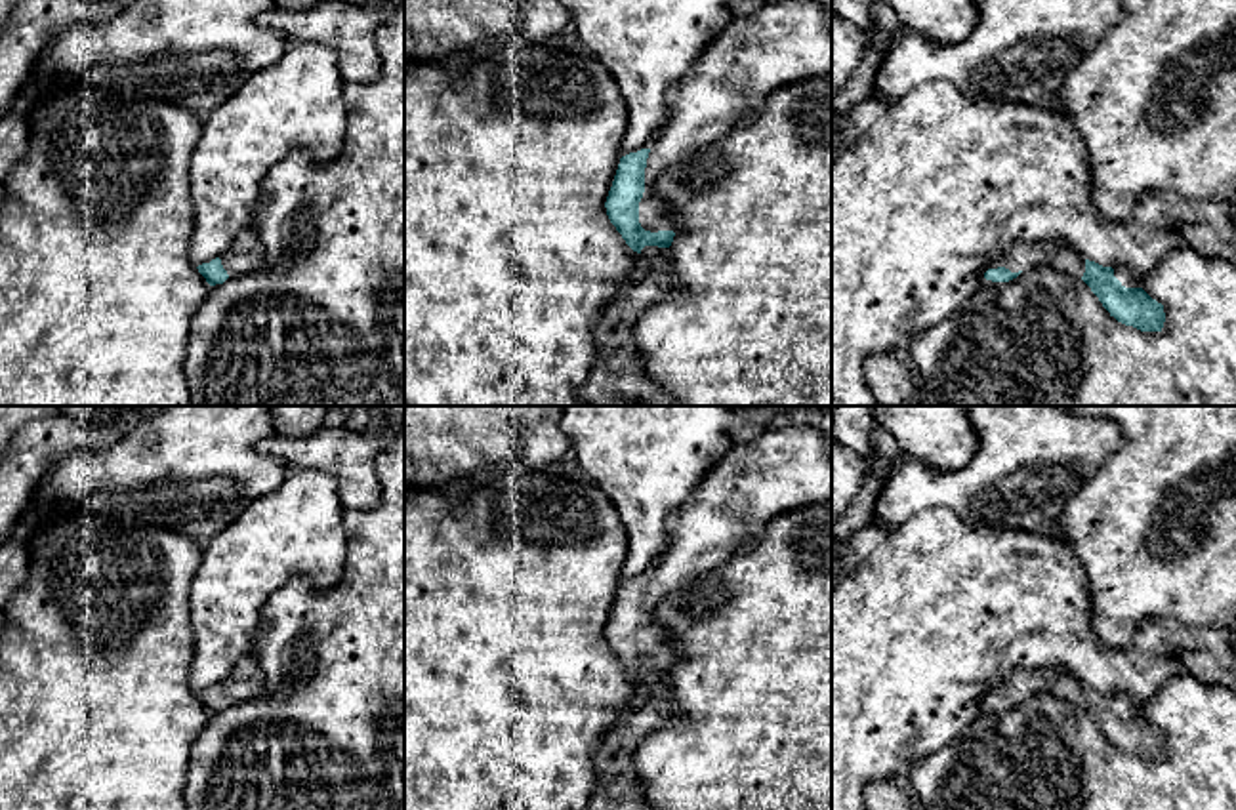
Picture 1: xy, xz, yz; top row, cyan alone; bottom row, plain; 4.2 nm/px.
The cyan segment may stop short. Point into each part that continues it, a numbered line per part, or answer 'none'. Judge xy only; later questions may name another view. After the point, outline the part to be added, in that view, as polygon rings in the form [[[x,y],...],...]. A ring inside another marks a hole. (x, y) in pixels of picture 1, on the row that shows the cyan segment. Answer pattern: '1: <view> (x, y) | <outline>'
1: xy (247, 252) | [[[246,229],[233,240],[219,259],[231,278],[259,269],[265,259],[265,248],[259,236],[252,229]]]

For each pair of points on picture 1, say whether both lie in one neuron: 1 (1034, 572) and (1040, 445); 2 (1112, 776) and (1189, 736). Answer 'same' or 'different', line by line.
1: different
2: same

